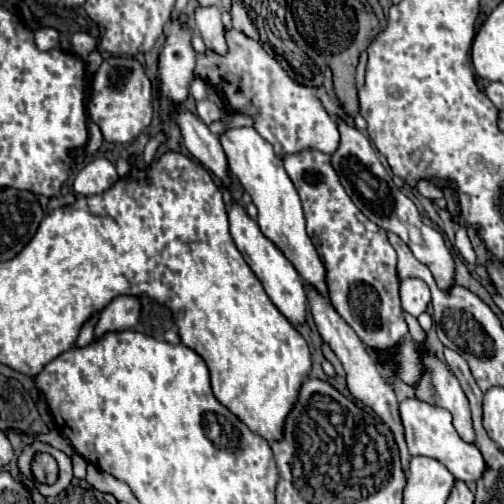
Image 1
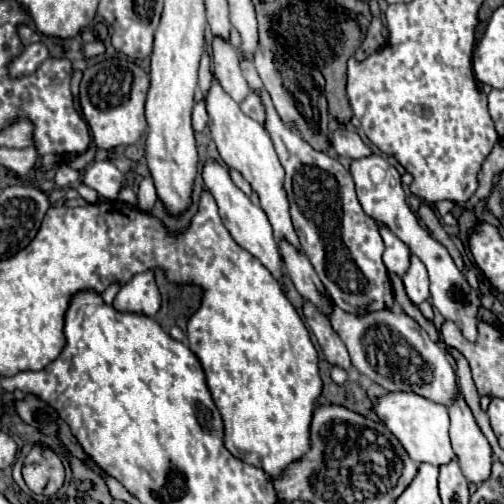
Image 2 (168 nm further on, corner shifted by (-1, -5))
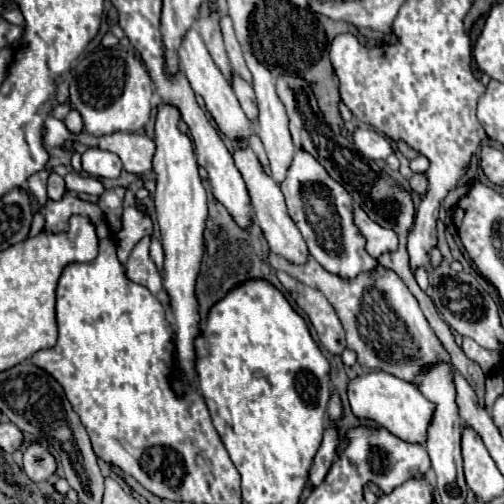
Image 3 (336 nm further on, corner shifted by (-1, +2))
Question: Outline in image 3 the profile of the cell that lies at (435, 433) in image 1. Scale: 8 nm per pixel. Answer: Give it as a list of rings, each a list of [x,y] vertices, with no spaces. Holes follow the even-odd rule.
[[[370,371],[350,381],[348,399],[356,417],[374,419],[390,433],[394,433],[396,437],[408,443],[426,445],[426,433],[430,427],[430,421],[434,419],[434,403],[426,401],[426,395],[412,383],[406,383],[384,371]]]

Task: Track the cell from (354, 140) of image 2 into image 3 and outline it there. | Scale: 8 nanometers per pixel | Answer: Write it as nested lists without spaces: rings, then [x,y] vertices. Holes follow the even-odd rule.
[[[356,127],[354,133],[352,133],[352,139],[354,139],[356,149],[358,149],[362,155],[370,157],[370,159],[380,159],[380,161],[384,161],[384,159],[392,153],[390,141],[384,139],[380,133],[372,131],[372,129]]]

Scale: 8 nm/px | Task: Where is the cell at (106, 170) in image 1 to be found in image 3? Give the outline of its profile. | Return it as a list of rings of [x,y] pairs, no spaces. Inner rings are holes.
[[[90,147],[82,155],[82,169],[94,179],[116,179],[122,173],[122,161],[118,155],[100,147]]]

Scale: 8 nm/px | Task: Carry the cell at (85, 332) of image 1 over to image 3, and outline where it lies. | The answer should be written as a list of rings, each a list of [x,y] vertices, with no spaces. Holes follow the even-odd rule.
[[[136,207],[124,209],[122,215],[122,229],[114,235],[116,239],[116,253],[120,263],[124,265],[128,261],[130,251],[136,247],[136,243],[146,235],[152,233],[152,223],[148,217],[144,217]]]

